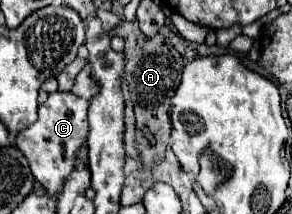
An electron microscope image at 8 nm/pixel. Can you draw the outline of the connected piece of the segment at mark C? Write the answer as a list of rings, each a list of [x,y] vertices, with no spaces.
[[[52,93],[46,103],[38,105],[38,121],[16,135],[16,147],[28,159],[28,165],[40,185],[44,185],[52,195],[64,185],[64,179],[74,167],[76,149],[88,137],[88,103],[72,93]]]

